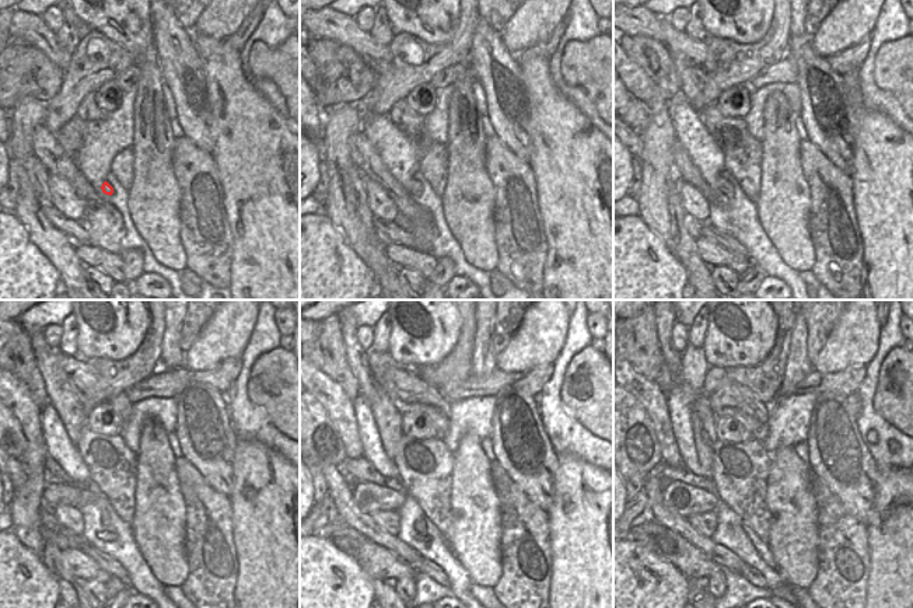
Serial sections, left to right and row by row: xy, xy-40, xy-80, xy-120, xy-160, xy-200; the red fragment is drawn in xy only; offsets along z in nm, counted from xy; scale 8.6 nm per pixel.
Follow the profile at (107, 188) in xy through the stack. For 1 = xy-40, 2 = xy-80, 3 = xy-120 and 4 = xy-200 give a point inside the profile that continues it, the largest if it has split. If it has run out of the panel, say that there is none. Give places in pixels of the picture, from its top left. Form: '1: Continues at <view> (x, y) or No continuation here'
1: Continues at xy-40 (415, 187)
2: Continues at xy-80 (724, 187)
3: Continues at xy-120 (53, 493)
4: Continues at xy-200 (678, 496)

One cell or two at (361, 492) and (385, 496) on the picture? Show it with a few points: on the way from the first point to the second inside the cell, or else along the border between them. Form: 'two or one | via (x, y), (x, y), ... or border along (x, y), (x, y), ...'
one | via (367, 496), (380, 496)

